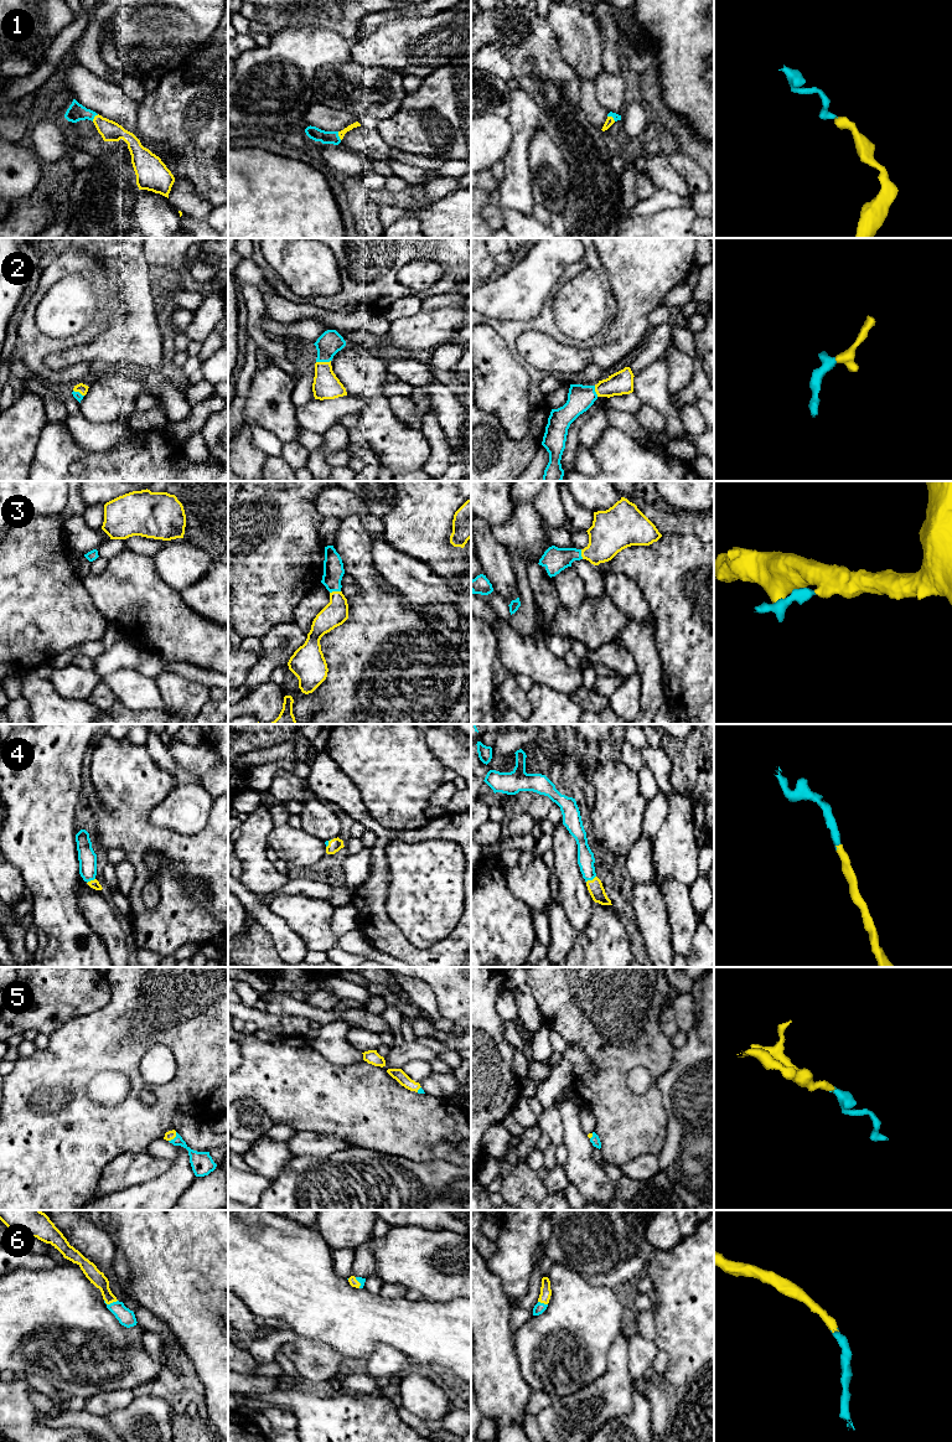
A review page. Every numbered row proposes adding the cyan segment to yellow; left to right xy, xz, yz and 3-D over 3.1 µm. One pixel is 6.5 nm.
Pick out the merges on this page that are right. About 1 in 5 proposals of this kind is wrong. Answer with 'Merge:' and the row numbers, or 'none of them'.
Merge: 1, 2, 3, 4, 5, 6

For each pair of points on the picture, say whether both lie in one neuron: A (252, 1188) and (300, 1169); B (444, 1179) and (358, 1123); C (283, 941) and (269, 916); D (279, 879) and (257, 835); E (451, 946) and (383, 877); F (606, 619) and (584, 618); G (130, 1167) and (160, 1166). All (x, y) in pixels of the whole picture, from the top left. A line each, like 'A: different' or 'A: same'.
A: same
B: different
C: same
D: same
E: same
F: same
G: same

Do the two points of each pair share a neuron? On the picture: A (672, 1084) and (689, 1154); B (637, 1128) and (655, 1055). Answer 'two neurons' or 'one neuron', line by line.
A: one neuron
B: one neuron

